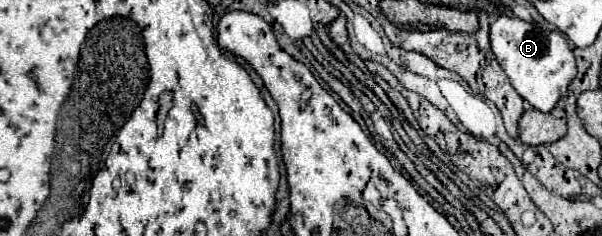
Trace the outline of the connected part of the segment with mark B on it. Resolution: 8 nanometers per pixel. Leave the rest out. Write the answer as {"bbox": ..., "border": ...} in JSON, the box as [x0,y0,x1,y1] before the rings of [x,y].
{"bbox":[489,16,577,112],"border":[[[499,16],[489,24],[489,40],[499,66],[505,70],[511,86],[523,96],[523,100],[541,112],[551,112],[559,98],[565,96],[567,86],[577,72],[575,56],[565,36],[557,30],[543,30],[517,16]]]}

